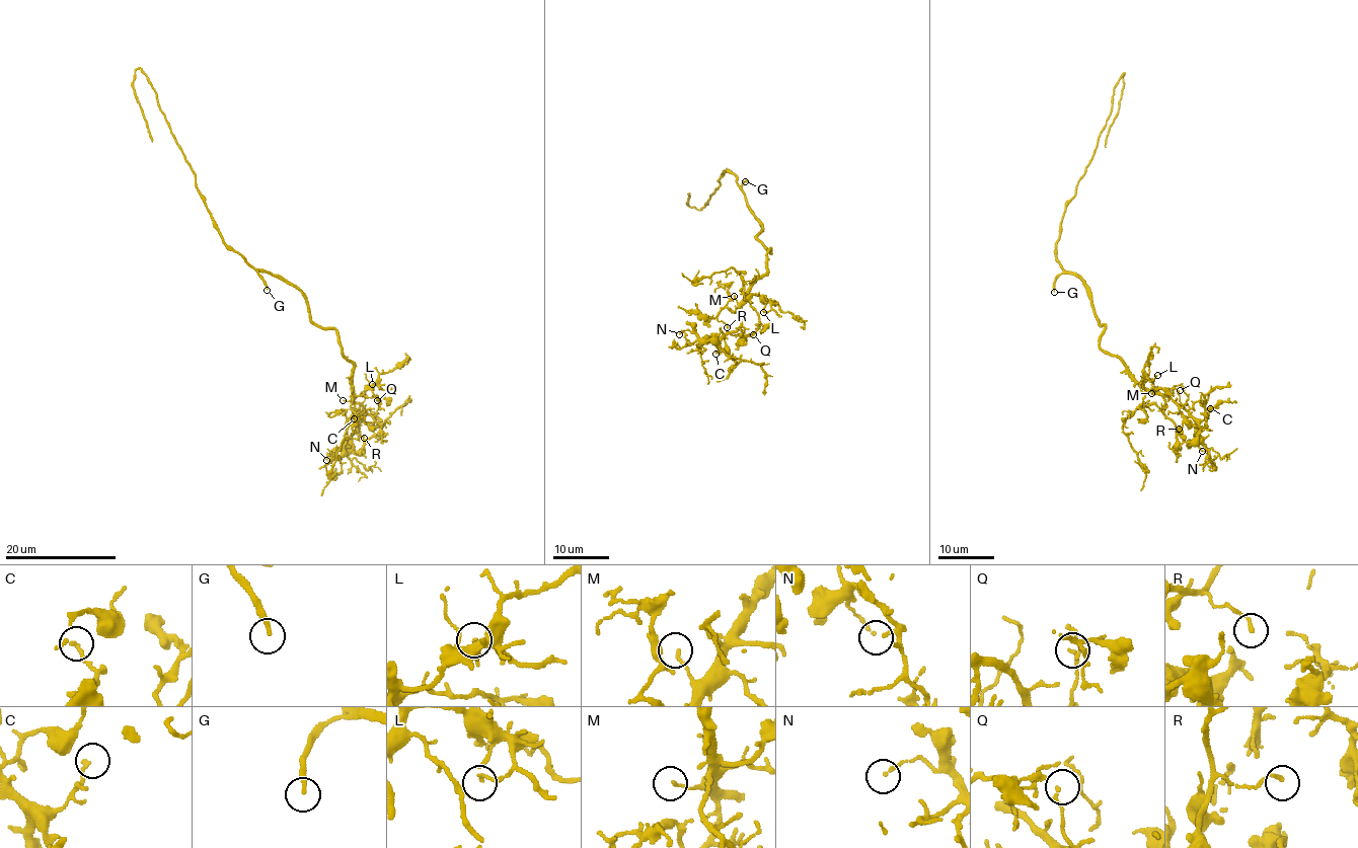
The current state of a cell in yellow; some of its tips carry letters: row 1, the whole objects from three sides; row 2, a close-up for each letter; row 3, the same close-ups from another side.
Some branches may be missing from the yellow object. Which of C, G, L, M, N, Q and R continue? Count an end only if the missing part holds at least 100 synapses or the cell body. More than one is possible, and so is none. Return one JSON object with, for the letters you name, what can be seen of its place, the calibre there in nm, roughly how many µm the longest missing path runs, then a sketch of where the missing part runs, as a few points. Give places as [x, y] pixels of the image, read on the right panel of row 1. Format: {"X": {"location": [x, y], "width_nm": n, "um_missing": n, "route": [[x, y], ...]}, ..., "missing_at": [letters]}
{"G": {"location": [1054, 292], "width_nm": 170, "um_missing": 60, "route": [[1054, 292], [1049, 319], [1029, 361], [988, 416], [983, 446], [989, 475], [1007, 505], [1013, 524]]}, "missing_at": ["G"]}

